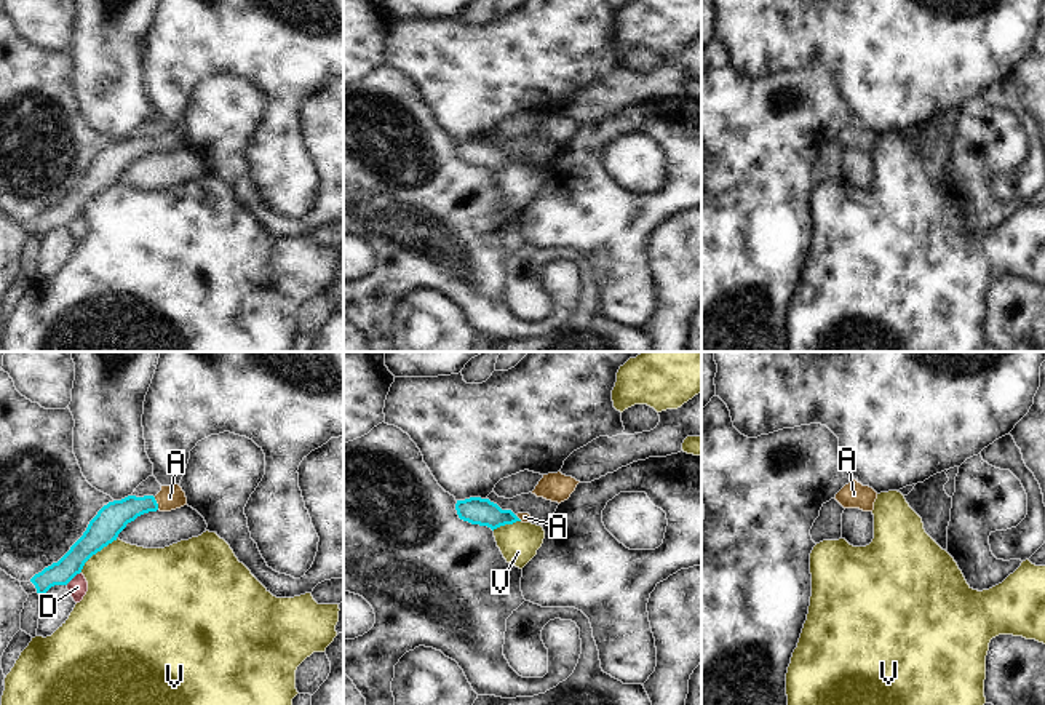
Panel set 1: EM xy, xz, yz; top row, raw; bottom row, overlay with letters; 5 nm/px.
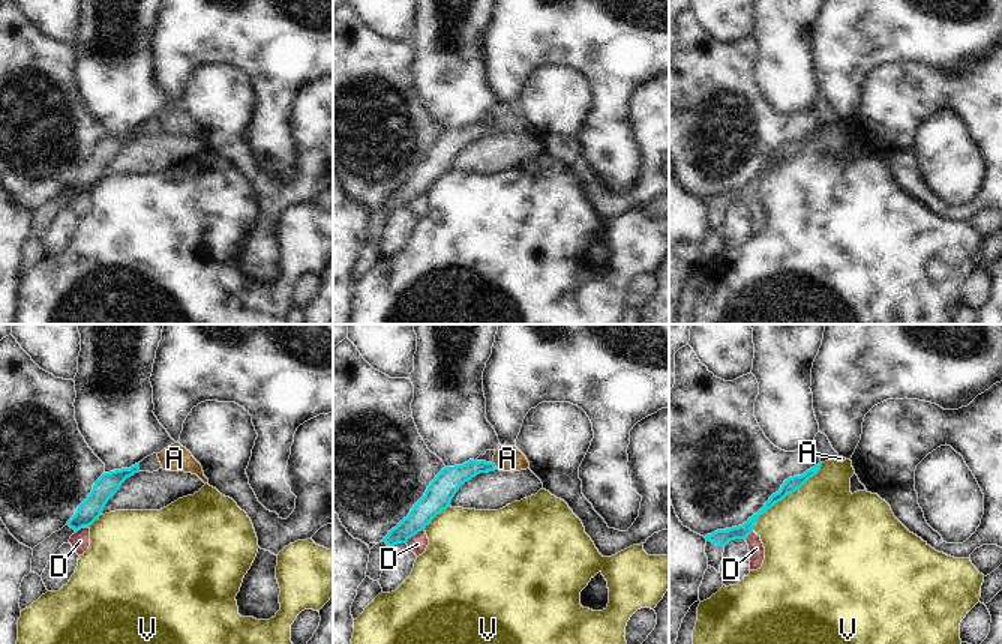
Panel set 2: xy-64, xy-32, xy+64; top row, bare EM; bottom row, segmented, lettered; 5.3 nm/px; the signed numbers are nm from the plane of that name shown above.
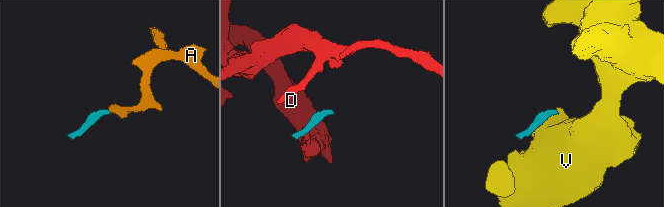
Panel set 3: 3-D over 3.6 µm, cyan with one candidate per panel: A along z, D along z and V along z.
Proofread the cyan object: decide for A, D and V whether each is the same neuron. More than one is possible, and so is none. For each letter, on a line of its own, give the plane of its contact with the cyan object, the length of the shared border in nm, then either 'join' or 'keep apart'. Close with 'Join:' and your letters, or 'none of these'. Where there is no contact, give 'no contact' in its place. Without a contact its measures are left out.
A: meets cyan in xy; contact 70 nm long; join
D: meets cyan in xy; contact 100 nm long; keep apart
V: meets cyan in xy; contact 260 nm long; keep apart
Join: A

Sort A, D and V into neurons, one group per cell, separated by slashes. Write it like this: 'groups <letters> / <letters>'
groups A / D / V

